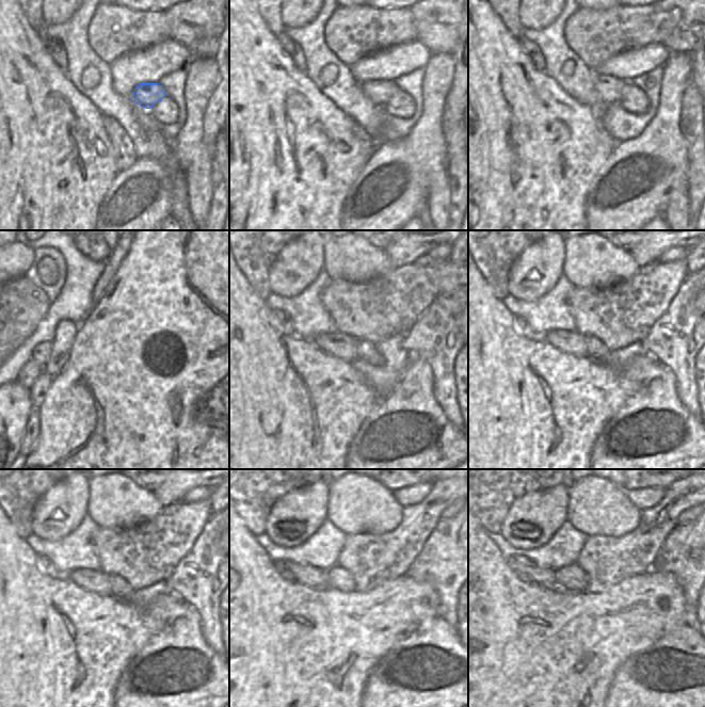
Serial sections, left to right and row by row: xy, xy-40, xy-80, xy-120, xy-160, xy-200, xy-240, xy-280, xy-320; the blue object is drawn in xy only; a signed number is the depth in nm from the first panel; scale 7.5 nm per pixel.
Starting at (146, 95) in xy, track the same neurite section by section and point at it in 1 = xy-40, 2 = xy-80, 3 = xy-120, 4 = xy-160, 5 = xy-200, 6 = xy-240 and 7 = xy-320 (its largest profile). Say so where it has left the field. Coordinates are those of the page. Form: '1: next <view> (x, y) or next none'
1: next xy-40 (379, 92)
2: next xy-80 (609, 89)
3: next xy-120 (110, 341)
4: next xy-160 (338, 344)
5: next xy-200 (569, 341)
6: next xy-240 (93, 580)
7: next xy-320 (542, 577)

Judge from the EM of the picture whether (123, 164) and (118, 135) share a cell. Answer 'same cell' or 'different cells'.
same cell

